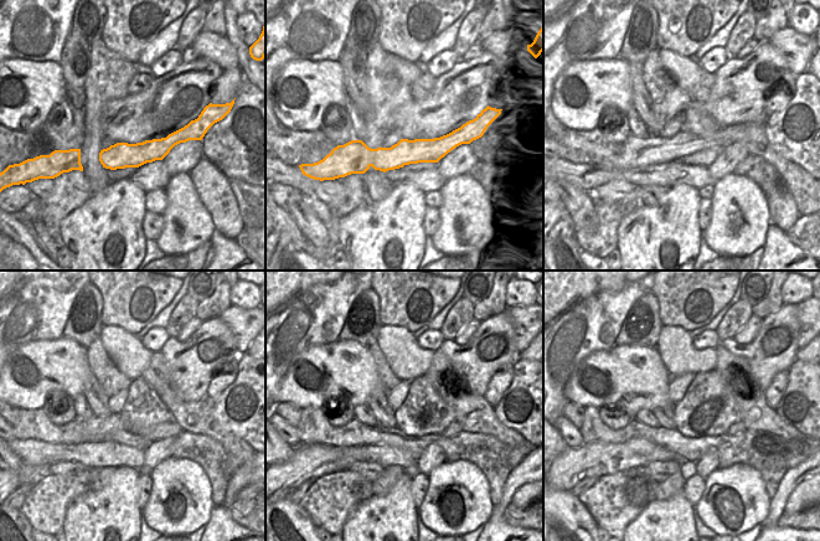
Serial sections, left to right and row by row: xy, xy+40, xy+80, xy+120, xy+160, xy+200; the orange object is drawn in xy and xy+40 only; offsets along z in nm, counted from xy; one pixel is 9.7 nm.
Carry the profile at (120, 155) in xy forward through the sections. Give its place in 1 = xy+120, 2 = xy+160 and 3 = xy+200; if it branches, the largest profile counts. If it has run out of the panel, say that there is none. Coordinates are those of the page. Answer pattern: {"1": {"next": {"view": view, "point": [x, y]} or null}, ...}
{"1": {"next": {"view": "xy+120", "point": [97, 426]}}, "2": {"next": {"view": "xy+160", "point": [454, 428]}}, "3": {"next": {"view": "xy+200", "point": [733, 429]}}}

